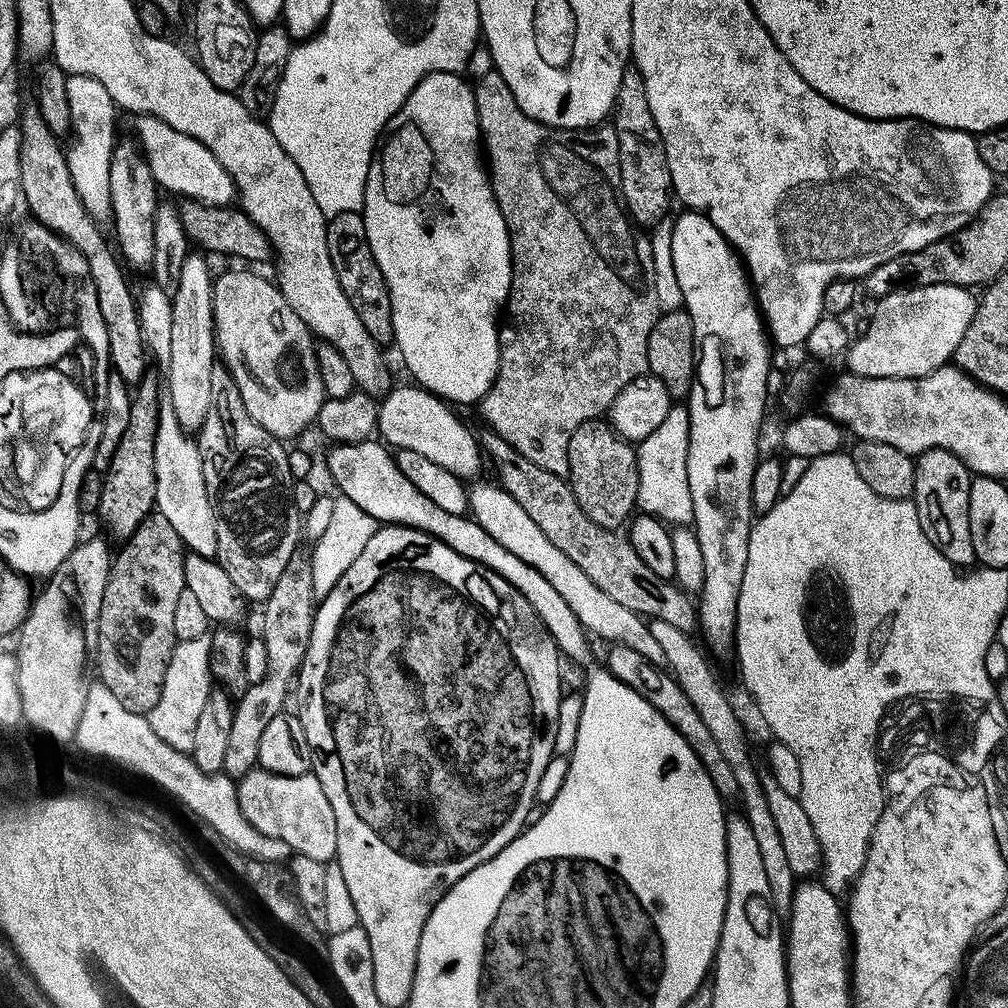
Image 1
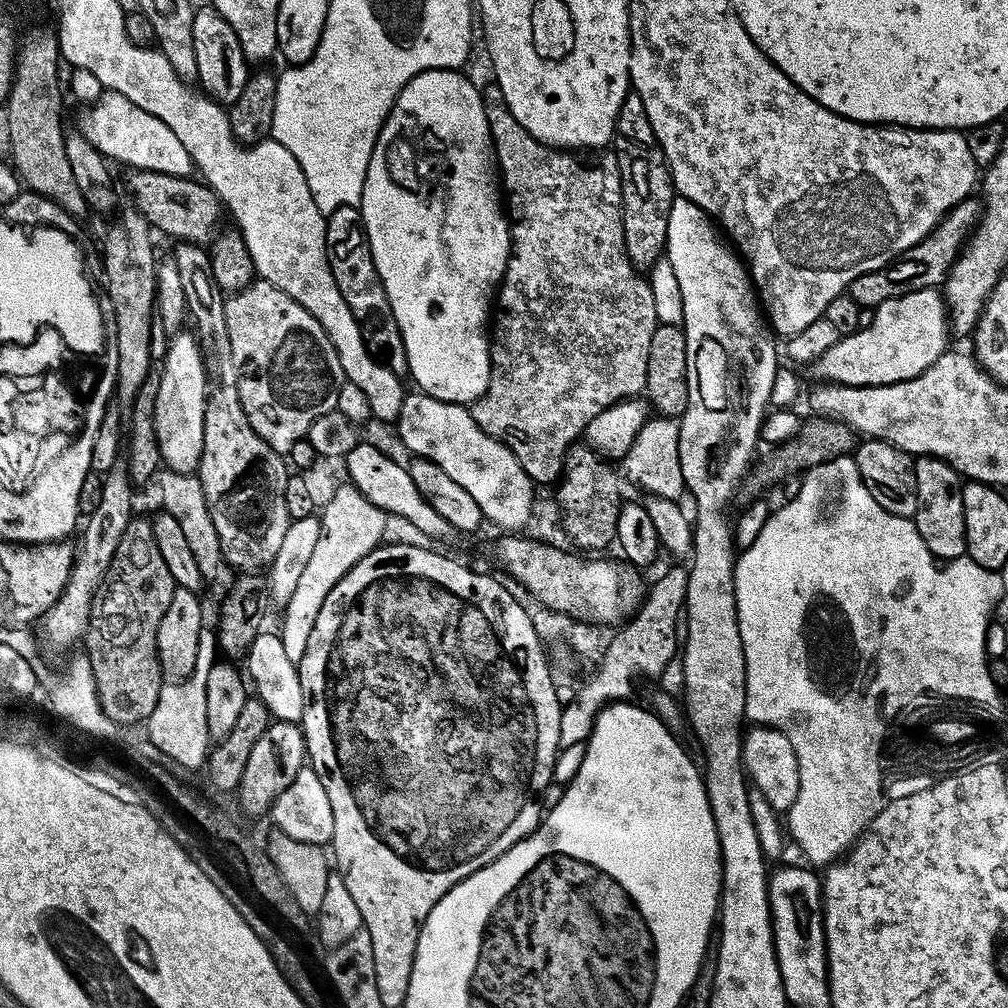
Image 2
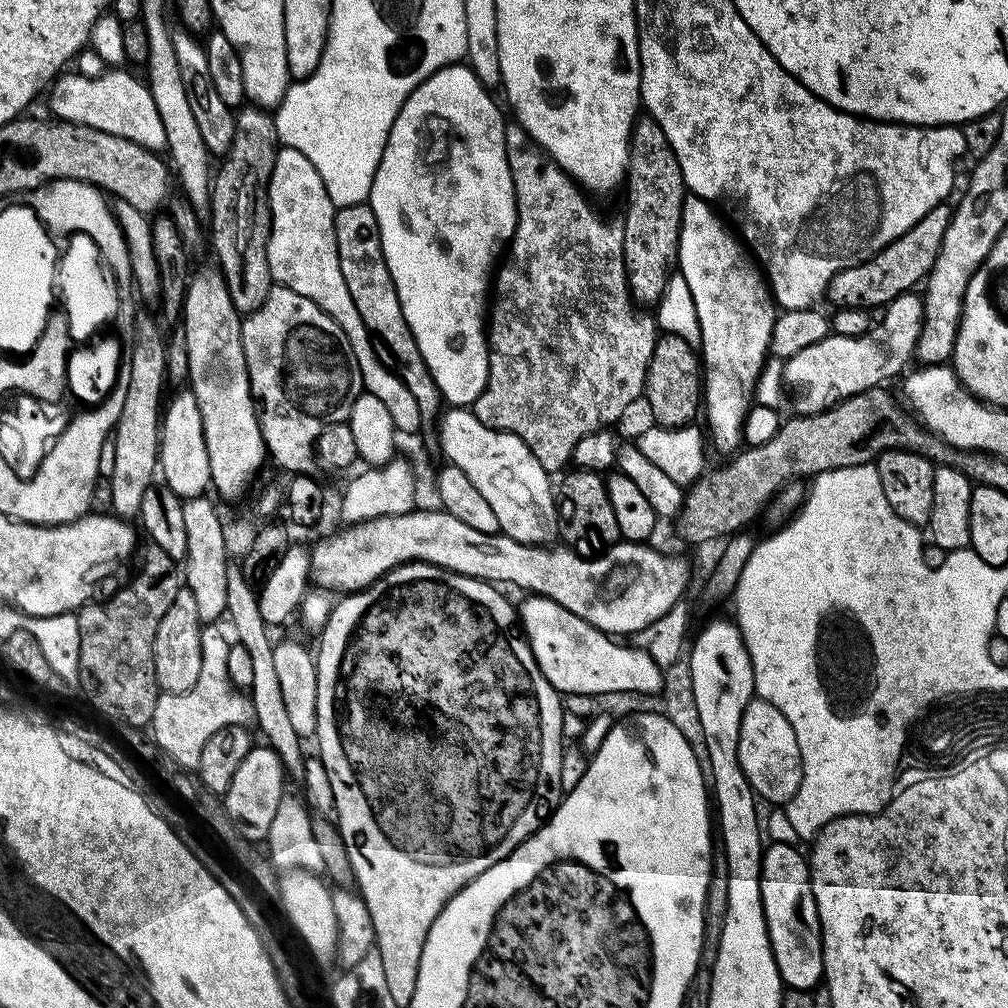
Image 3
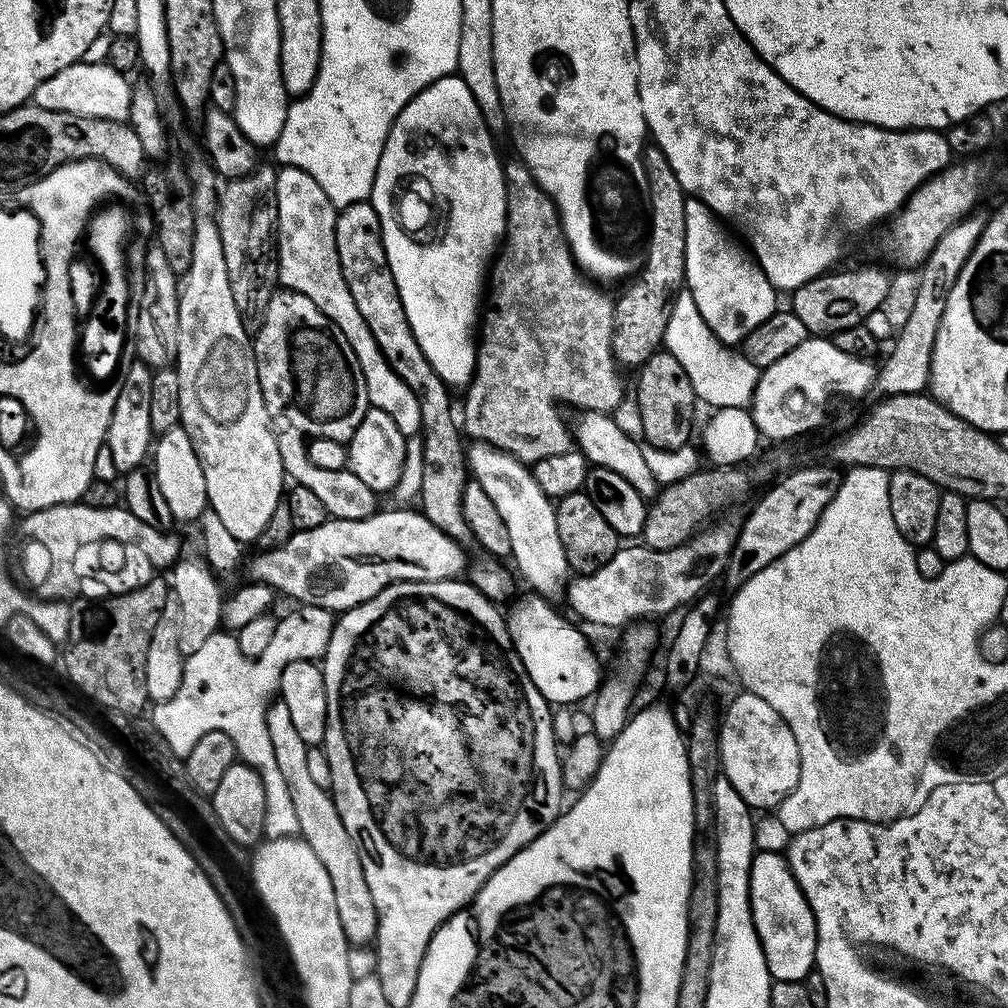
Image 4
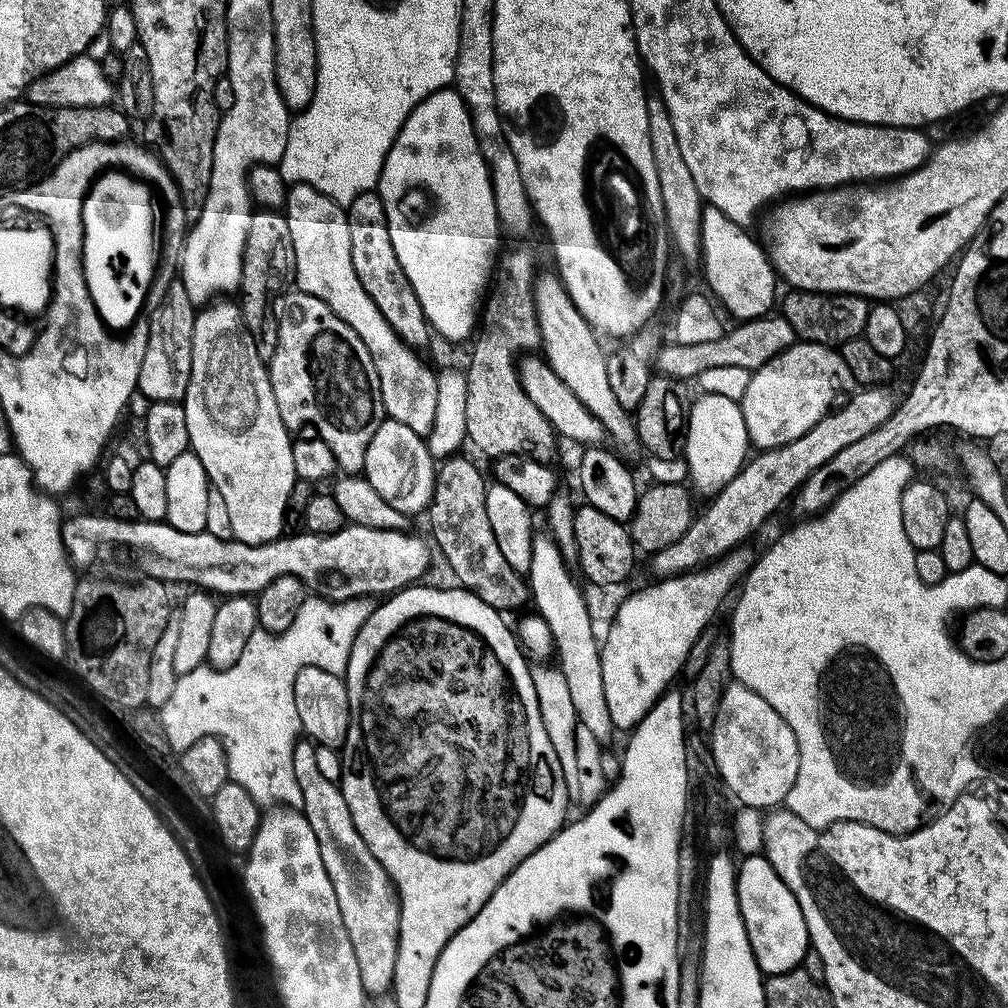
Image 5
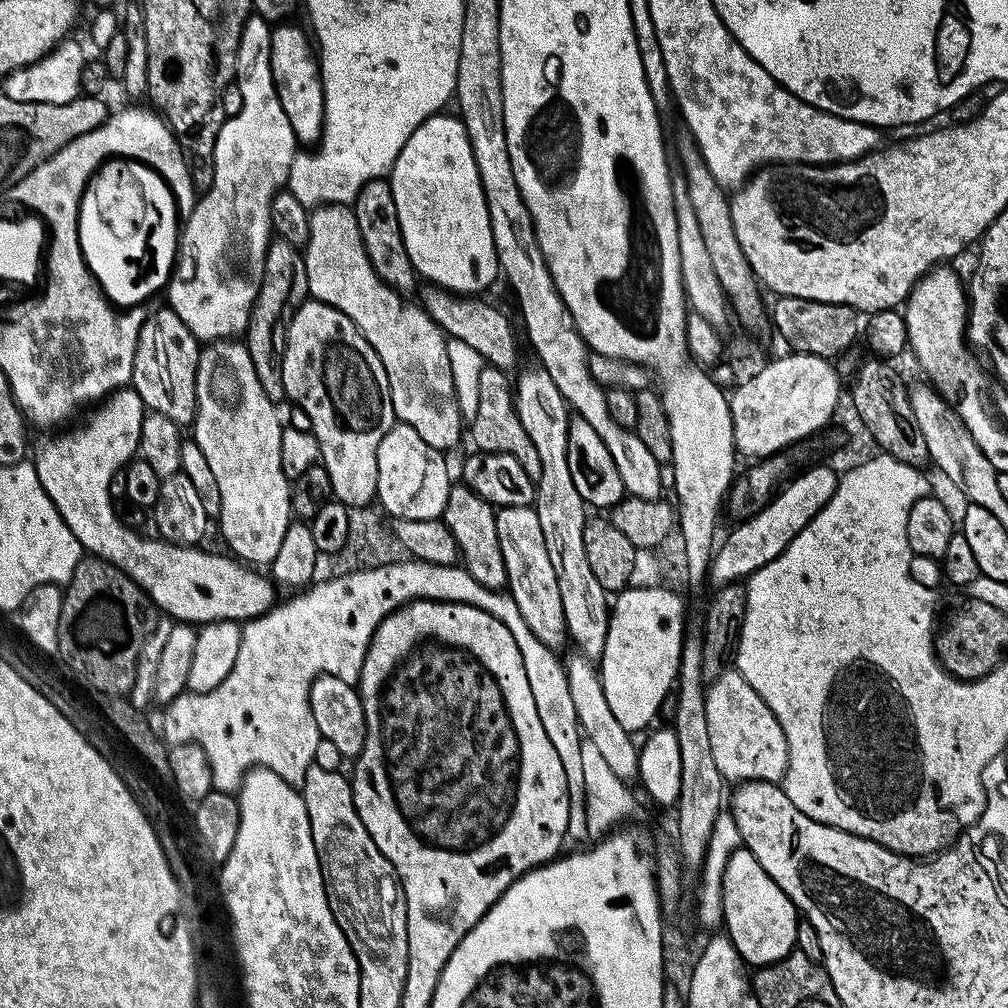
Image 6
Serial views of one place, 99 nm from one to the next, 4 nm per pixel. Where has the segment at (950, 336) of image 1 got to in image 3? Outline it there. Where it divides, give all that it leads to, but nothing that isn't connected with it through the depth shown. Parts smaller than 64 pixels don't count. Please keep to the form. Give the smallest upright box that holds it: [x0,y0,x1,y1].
[783,294,924,413]

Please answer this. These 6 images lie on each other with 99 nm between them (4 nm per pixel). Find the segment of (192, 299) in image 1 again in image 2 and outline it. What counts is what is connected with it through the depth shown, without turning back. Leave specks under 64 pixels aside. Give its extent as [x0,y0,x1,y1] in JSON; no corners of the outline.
[156,330,210,474]

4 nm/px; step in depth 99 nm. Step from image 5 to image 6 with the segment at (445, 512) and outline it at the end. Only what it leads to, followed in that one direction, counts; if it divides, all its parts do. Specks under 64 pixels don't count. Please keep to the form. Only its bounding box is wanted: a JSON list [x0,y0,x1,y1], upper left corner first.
[443,482,508,589]

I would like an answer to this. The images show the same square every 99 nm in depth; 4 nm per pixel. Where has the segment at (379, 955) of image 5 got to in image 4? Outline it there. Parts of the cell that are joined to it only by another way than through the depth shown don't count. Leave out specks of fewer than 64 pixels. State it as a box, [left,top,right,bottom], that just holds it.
[266,702,376,945]

